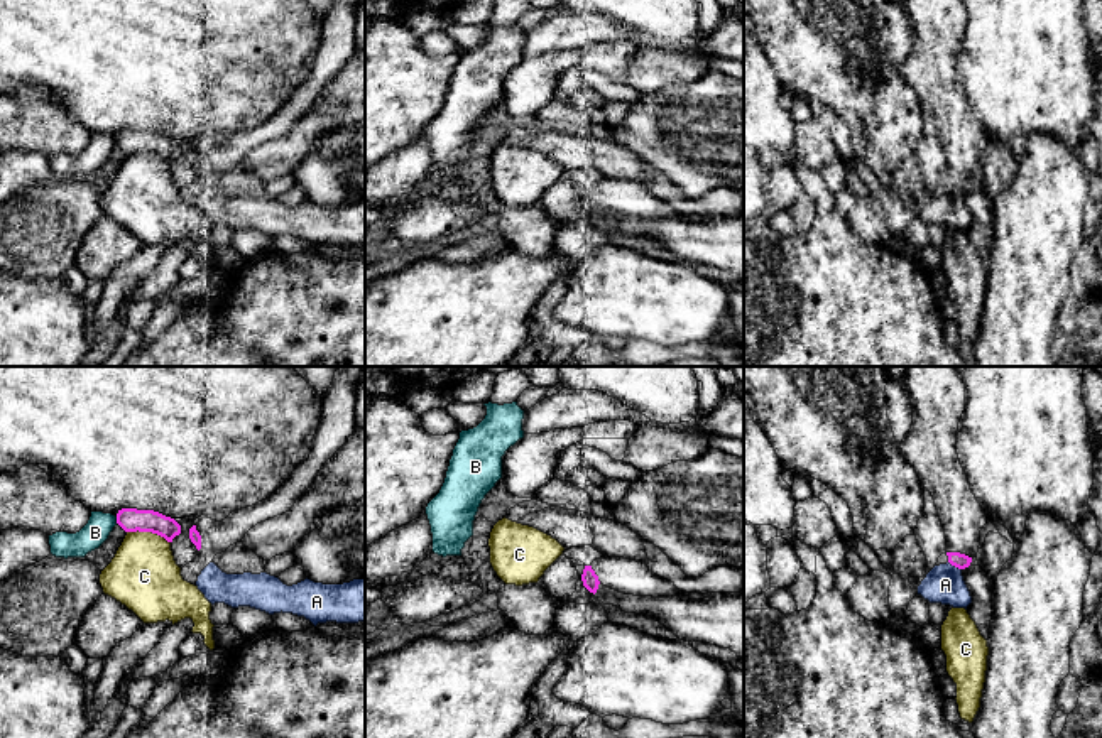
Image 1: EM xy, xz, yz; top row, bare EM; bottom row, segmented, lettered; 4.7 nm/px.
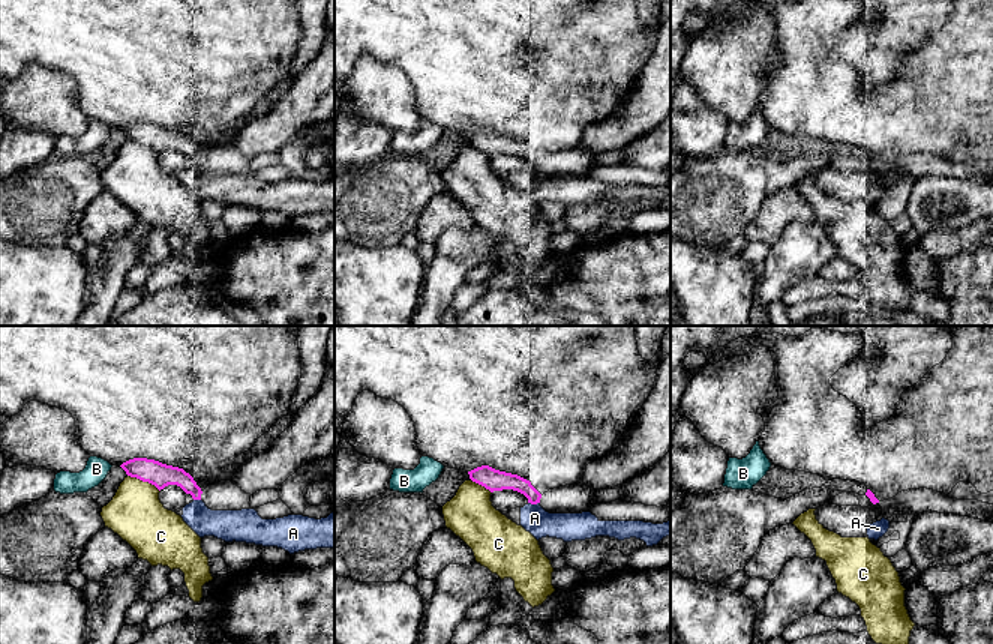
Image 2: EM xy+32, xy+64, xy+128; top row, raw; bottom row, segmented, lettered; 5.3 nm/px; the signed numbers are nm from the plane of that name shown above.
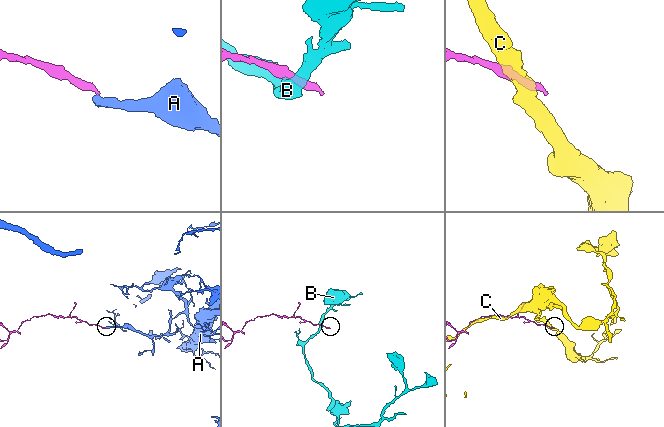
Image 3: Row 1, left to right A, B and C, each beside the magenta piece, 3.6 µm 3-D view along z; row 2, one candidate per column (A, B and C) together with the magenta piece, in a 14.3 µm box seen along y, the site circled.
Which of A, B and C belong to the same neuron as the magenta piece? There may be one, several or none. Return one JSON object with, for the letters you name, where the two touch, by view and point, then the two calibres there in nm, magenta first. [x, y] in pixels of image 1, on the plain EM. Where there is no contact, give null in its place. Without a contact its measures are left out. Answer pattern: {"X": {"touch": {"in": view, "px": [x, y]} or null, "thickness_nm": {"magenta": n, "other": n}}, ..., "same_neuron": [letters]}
{"same_neuron": []}

